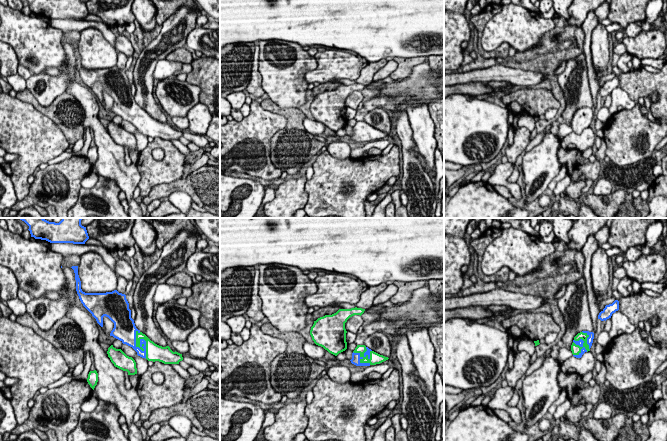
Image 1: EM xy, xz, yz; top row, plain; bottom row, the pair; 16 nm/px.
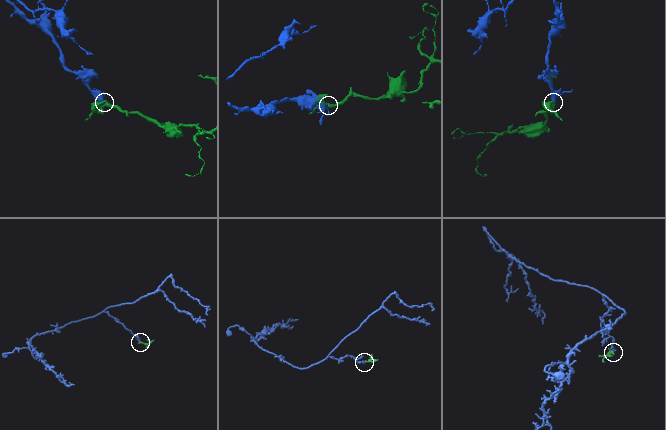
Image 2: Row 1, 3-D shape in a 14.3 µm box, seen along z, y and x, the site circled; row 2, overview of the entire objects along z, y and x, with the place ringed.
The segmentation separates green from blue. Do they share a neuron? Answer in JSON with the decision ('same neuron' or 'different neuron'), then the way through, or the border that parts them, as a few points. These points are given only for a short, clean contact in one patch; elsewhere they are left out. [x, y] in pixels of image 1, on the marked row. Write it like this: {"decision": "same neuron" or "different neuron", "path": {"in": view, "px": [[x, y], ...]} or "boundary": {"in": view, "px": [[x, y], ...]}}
{"decision": "same neuron"}

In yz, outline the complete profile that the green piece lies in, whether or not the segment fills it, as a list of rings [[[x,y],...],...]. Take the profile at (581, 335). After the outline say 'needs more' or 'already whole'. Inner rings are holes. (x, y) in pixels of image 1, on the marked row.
[[[582,331],[578,333],[571,345],[571,351],[574,357],[581,358],[585,352],[590,351],[594,339],[594,333]]]; needs more

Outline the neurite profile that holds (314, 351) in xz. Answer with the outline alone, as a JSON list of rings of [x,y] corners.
[[[307,340],[303,344],[303,349],[305,354],[312,359],[322,358],[325,355],[325,349],[323,347],[312,344]]]

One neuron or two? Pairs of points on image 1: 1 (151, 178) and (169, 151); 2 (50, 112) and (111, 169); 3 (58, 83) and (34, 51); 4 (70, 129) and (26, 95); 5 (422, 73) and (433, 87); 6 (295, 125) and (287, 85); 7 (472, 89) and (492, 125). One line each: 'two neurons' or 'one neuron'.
1: one neuron
2: two neurons
3: two neurons
4: one neuron
5: one neuron
6: two neurons
7: two neurons

